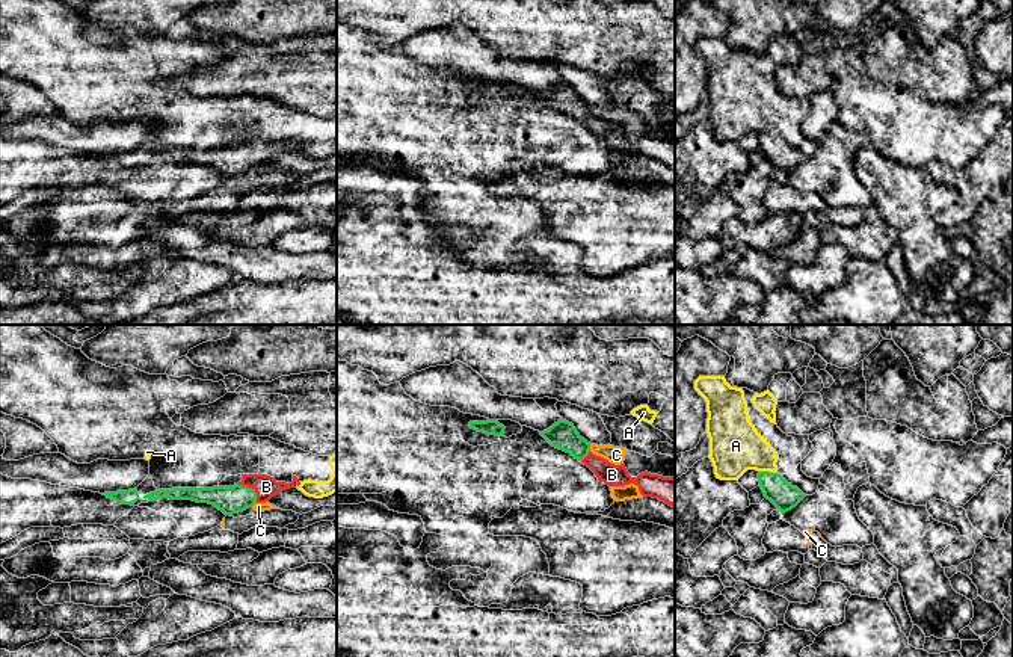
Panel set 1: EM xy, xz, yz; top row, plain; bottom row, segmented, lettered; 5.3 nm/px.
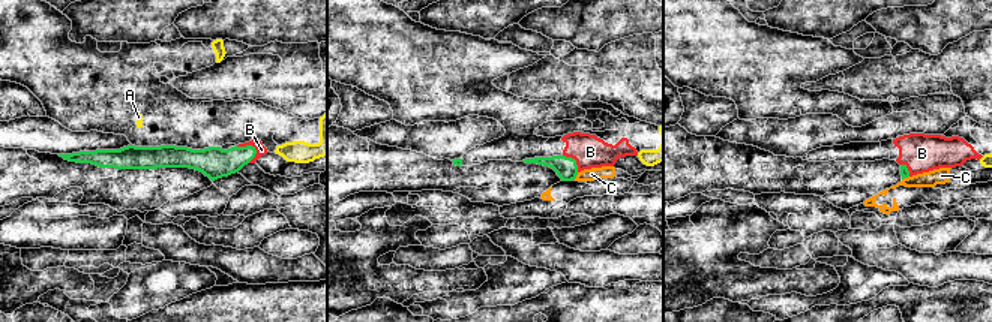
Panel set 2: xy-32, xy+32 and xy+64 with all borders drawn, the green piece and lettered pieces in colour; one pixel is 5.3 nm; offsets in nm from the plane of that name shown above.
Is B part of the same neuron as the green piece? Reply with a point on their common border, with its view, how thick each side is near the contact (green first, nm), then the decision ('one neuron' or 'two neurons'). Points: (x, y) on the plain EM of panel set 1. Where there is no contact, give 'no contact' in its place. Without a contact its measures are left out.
xy (251, 150) | 150/120 nm | one neuron

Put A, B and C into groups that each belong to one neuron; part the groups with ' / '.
A / B / C

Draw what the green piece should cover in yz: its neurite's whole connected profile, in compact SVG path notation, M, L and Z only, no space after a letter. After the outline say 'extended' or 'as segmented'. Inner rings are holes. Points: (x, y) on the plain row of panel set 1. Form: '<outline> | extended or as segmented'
M759 133L758 143L764 159L770 162L781 175L791 172L805 160L805 156L797 148L788 145L777 134Z | as segmented

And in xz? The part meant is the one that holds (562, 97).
M559 82L540 97L556 110L571 115L587 127L599 143L608 148L625 148L634 145L643 159L652 159L675 169L675 139L663 139L648 133L631 139L624 125L614 127L590 113L590 104L580 98L572 85Z | extended

